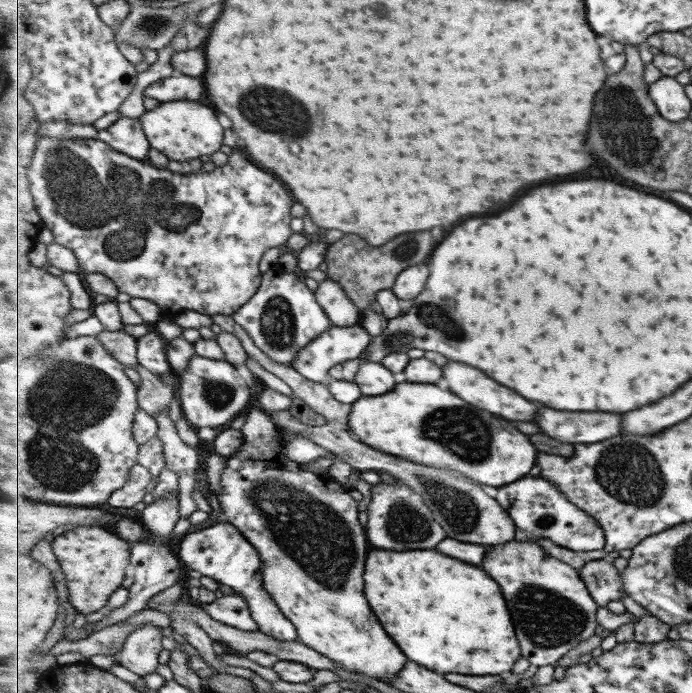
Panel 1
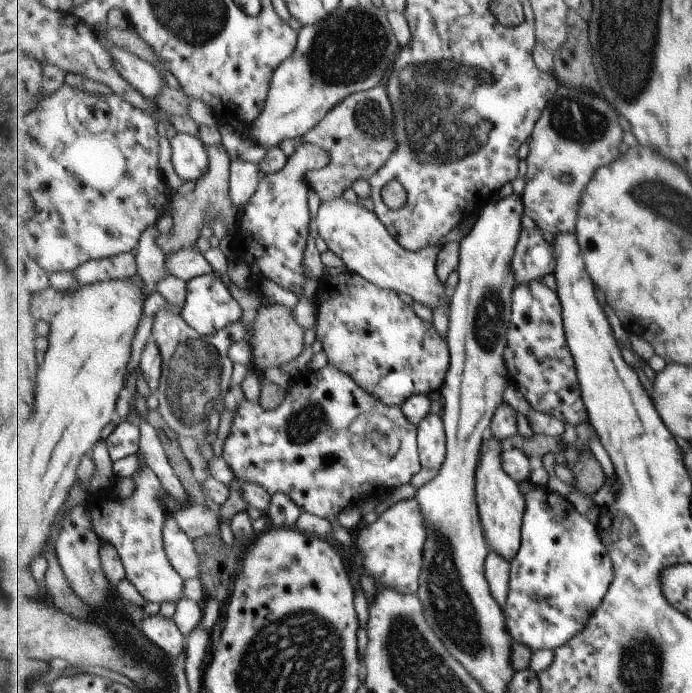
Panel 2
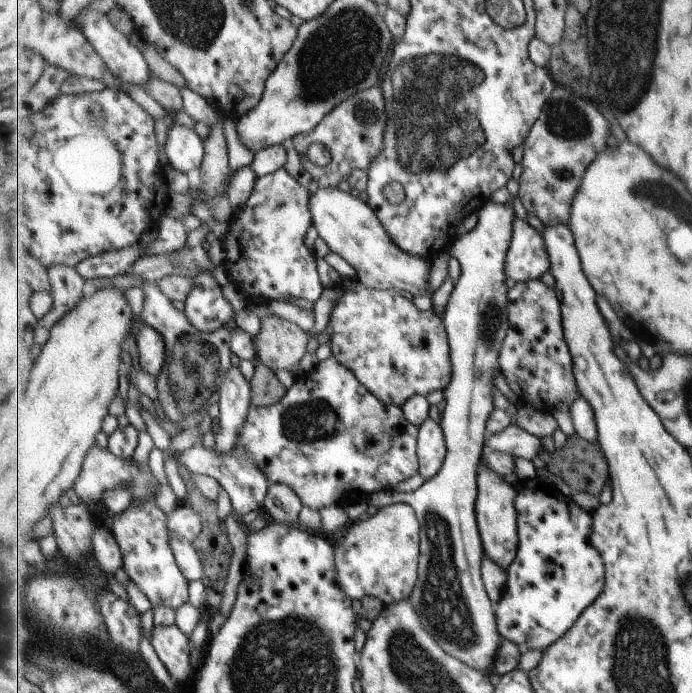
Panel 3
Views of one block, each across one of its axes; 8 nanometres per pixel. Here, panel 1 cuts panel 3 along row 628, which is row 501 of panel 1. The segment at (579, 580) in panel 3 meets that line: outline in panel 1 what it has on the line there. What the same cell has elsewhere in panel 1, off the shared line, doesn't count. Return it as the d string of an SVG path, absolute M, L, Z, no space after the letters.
M527 475L517 482L498 488L496 498L510 512L510 516L513 516L517 528L533 532L536 539L547 538L582 555L606 548L606 533L599 522L571 501L553 480L540 475Z

